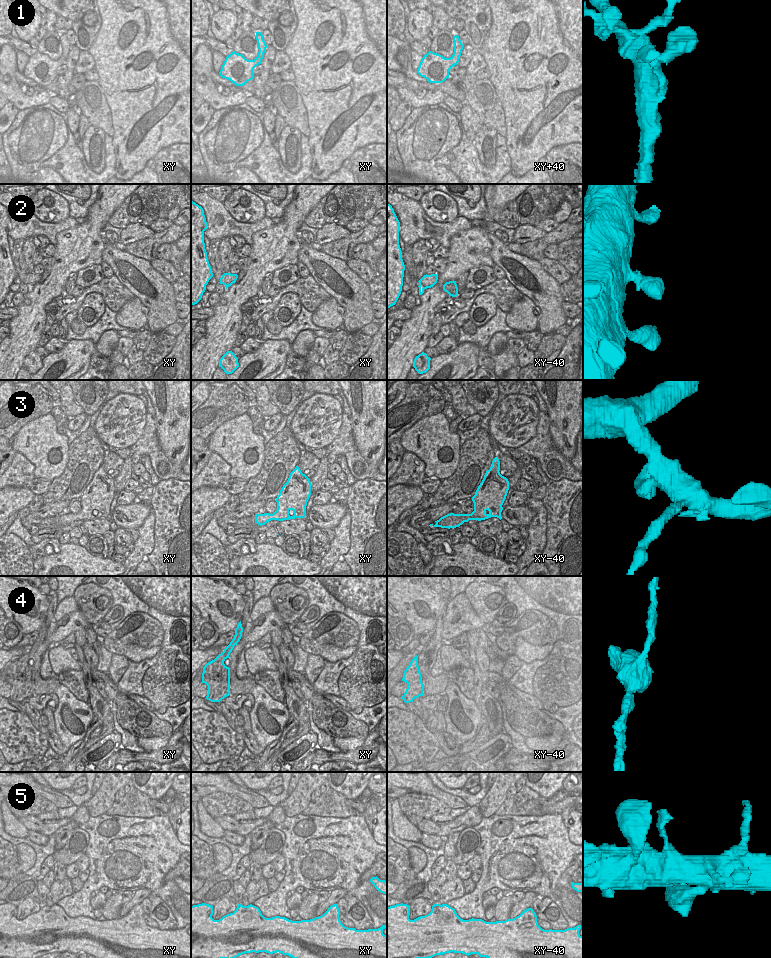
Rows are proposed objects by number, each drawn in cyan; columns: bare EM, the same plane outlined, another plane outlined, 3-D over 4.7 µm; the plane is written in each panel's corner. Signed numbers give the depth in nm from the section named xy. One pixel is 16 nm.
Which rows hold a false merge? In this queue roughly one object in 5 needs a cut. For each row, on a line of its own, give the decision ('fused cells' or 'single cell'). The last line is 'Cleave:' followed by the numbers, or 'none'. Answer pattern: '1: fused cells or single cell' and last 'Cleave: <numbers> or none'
1: single cell
2: single cell
3: fused cells
4: single cell
5: single cell
Cleave: 3

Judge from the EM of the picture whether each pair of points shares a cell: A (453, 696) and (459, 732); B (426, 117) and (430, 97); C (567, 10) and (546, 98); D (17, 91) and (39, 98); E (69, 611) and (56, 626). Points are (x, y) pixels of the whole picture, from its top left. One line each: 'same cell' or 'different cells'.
A: same cell
B: different cells
C: same cell
D: same cell
E: same cell

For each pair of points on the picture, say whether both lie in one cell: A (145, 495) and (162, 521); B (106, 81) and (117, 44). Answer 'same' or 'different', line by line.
A: different
B: same

